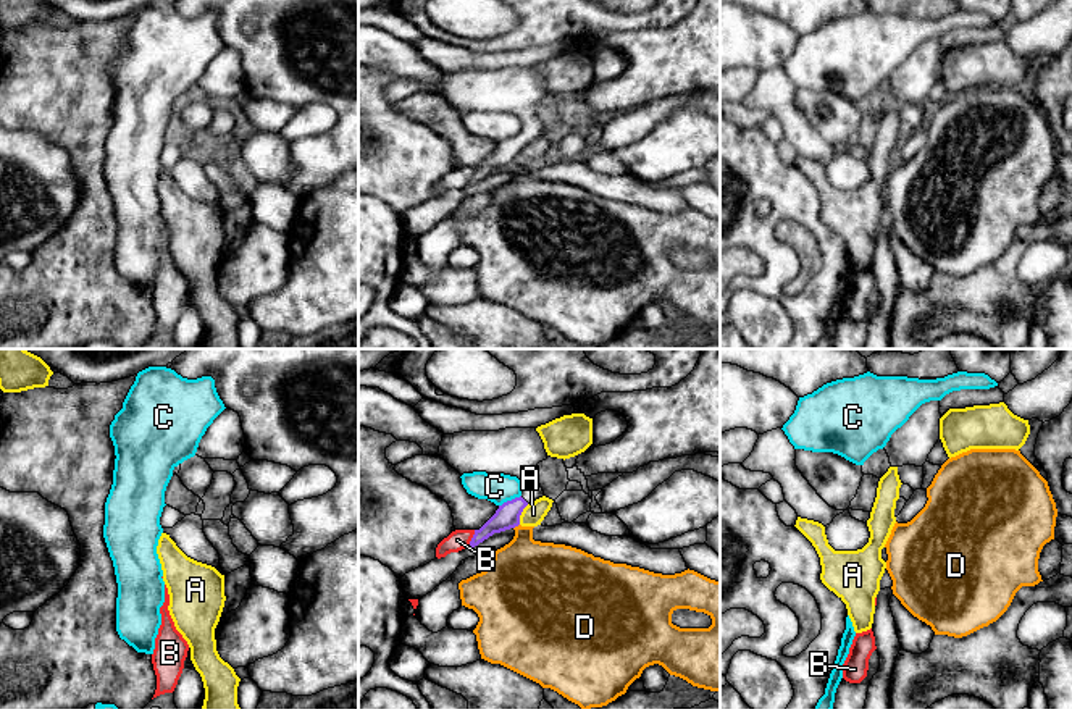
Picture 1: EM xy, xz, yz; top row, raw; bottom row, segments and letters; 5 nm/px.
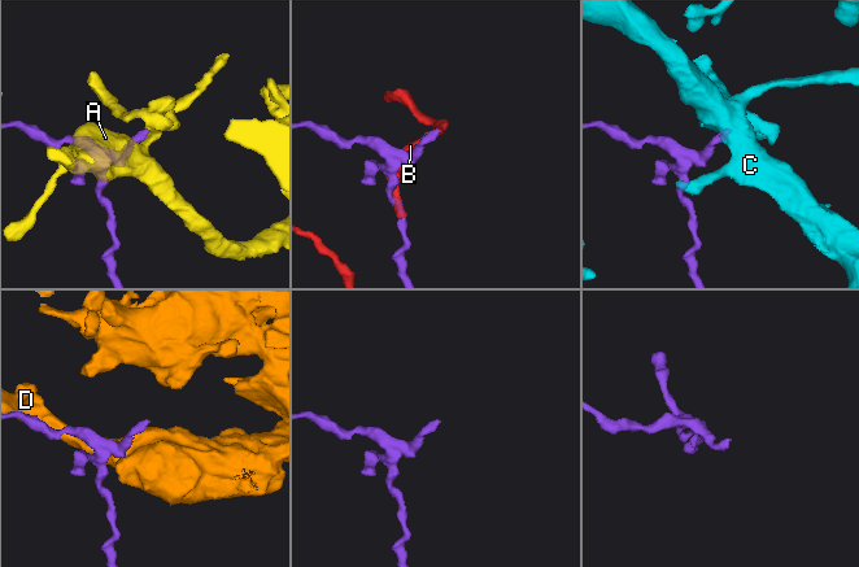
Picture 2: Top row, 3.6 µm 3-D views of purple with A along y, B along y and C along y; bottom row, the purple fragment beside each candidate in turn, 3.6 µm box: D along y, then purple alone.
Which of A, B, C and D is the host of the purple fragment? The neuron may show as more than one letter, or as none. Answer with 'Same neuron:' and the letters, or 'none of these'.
Same neuron: none of these

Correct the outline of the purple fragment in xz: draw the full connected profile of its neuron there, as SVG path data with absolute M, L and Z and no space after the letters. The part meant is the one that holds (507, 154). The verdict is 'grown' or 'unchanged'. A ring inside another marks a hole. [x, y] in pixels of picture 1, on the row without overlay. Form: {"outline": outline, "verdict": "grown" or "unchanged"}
{"outline": "M536 66L442 73L438 95L460 113L504 111L521 120L521 134L499 144L496 152L479 168L475 168L468 186L478 184L494 171L518 165L523 147L544 134L534 116L534 107L547 97L547 90Z", "verdict": "grown"}

